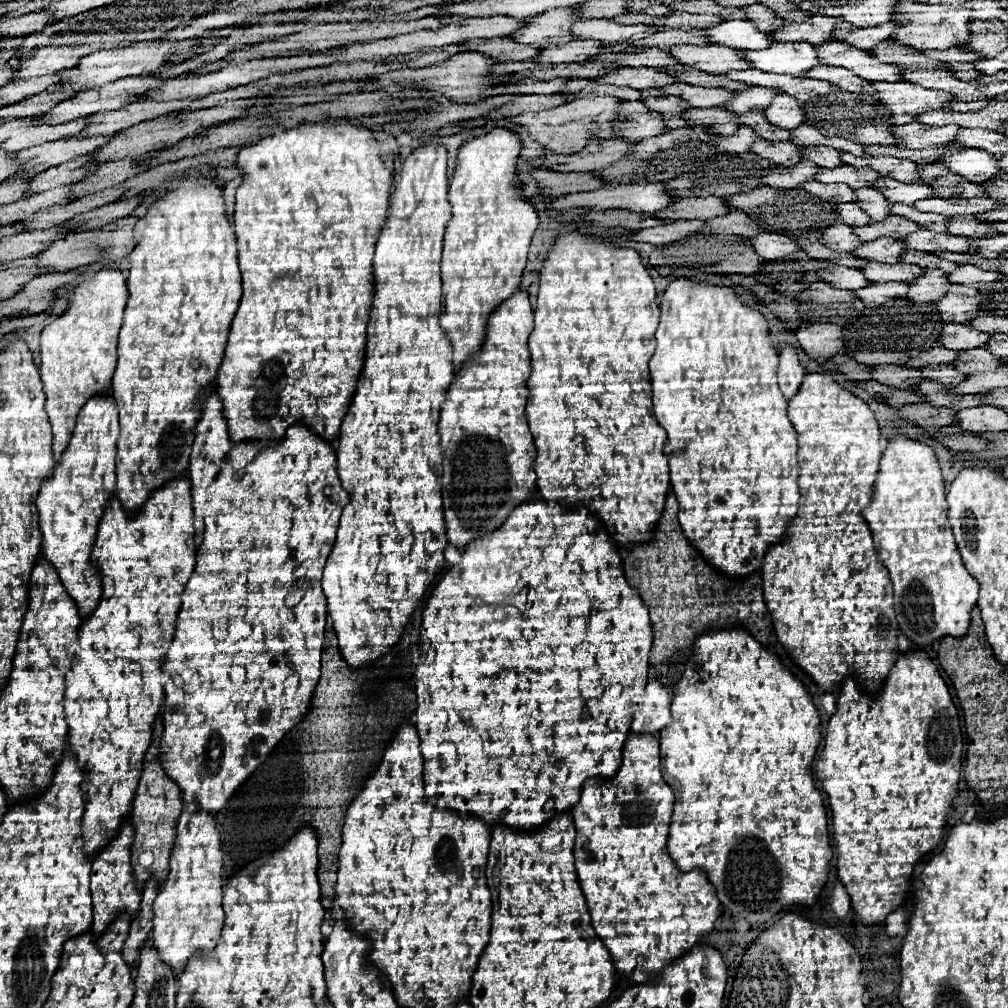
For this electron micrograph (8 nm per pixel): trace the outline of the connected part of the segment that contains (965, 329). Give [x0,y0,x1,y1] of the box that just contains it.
[941,323,991,351]

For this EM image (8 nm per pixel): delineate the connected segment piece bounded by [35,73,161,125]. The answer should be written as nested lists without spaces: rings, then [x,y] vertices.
[[[153,73],[141,75],[141,77],[123,77],[119,81],[107,83],[97,89],[79,91],[75,97],[59,101],[55,107],[51,107],[49,113],[43,113],[41,117],[35,117],[37,123],[63,123],[73,121],[85,115],[93,115],[99,111],[113,111],[127,105],[127,99],[135,95],[143,95],[149,89],[159,87],[161,81],[153,77]]]

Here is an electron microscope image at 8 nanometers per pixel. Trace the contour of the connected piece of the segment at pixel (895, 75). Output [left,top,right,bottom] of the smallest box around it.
[817,41,903,81]

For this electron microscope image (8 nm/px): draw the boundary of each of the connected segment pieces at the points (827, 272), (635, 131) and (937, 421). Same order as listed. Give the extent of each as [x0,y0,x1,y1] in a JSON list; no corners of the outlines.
[[819,265,869,289],[619,101,667,141],[901,403,955,427]]

